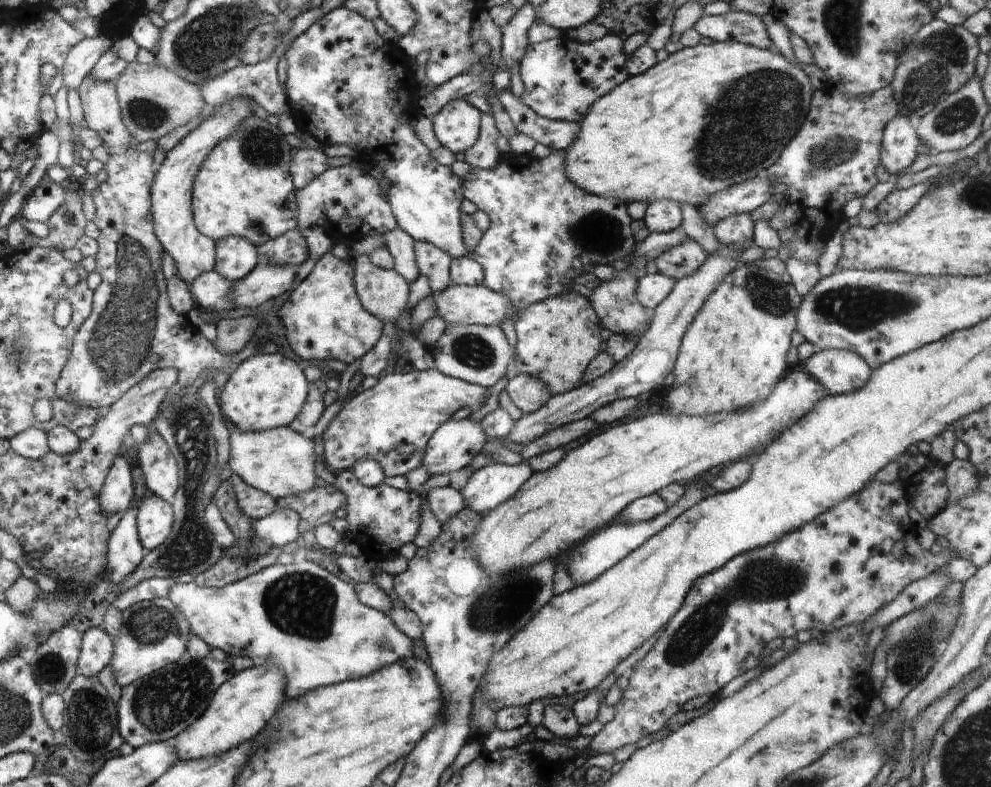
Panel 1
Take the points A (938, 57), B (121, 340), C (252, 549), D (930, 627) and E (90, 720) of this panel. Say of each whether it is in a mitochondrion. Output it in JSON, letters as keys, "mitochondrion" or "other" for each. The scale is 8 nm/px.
{"A":"mitochondrion","B":"mitochondrion","C":"mitochondrion","D":"mitochondrion","E":"mitochondrion"}

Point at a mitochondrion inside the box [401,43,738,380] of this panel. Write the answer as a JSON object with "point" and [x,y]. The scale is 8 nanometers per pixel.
{"point":[599,232]}

